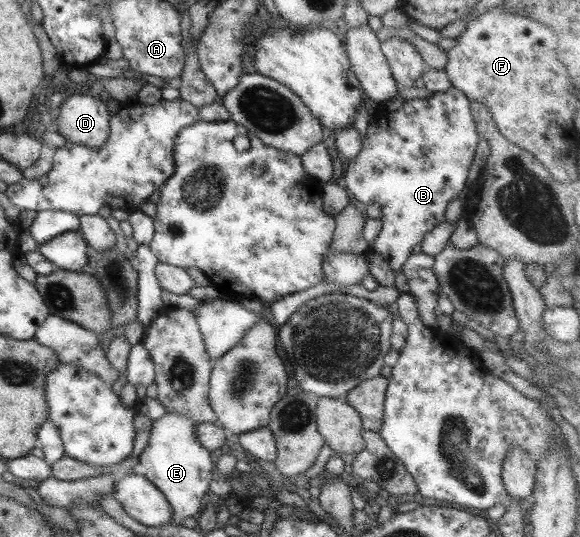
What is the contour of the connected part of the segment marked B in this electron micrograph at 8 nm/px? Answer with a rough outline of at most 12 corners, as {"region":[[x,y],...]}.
{"region":[[450,86],[379,107],[341,183],[394,272],[463,196],[480,140]]}

